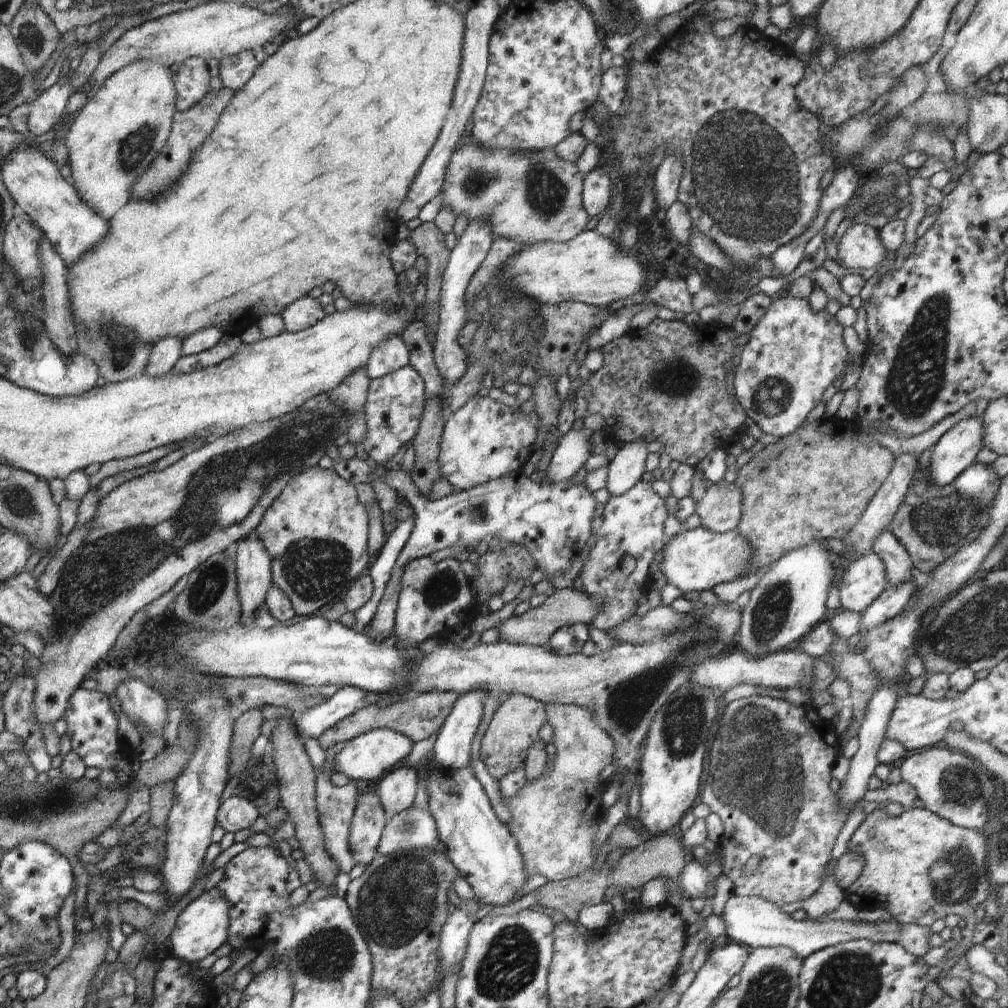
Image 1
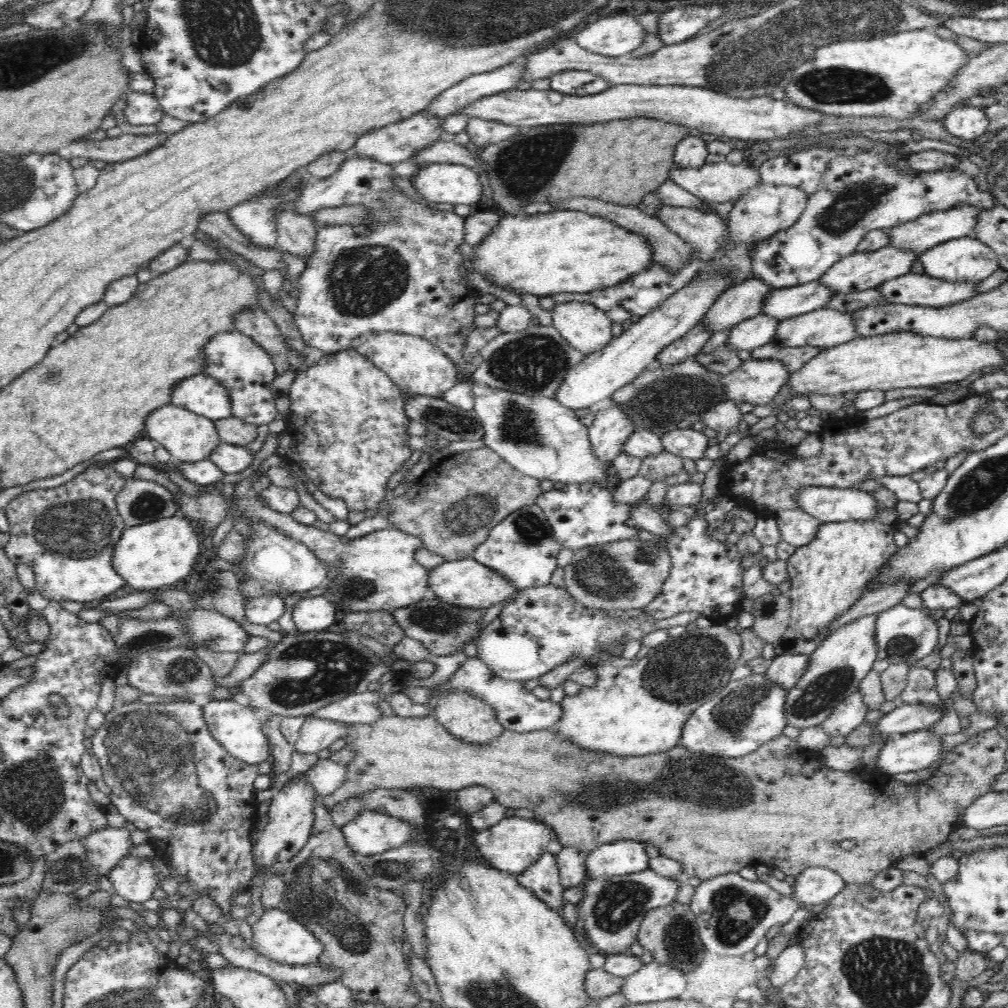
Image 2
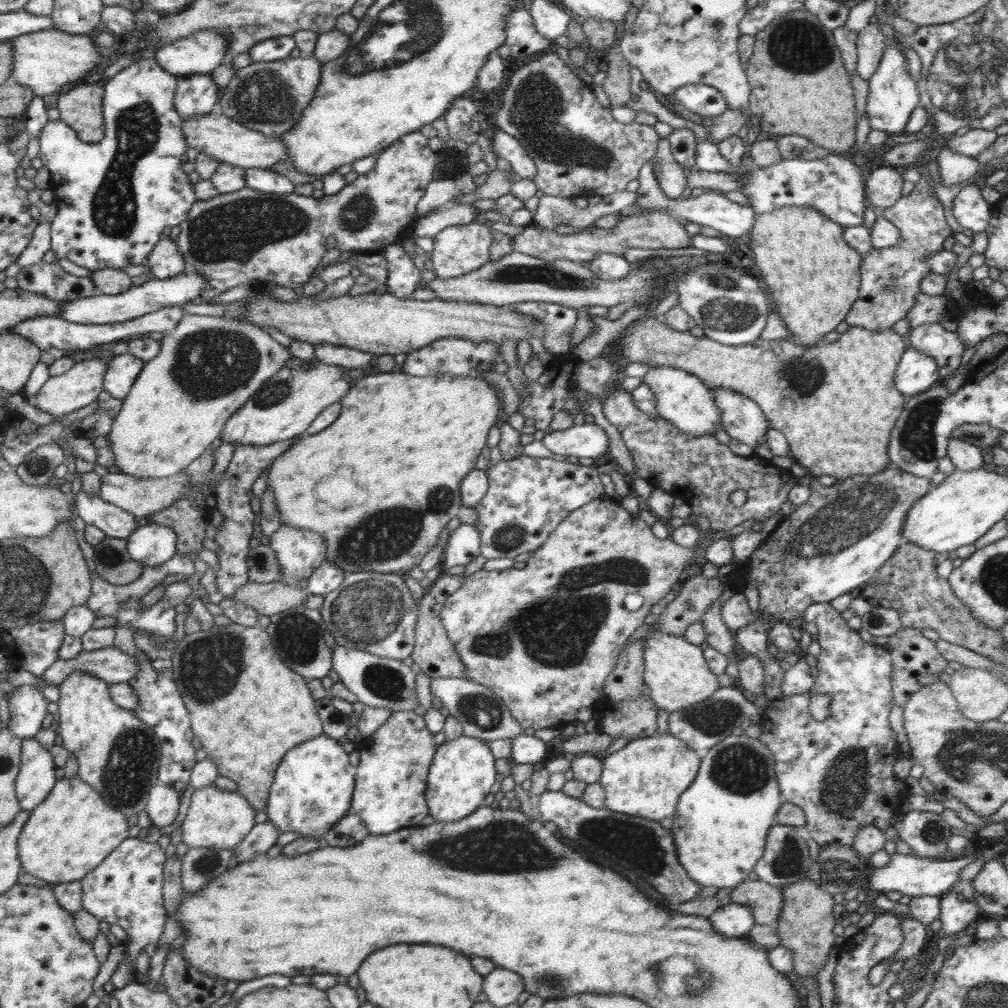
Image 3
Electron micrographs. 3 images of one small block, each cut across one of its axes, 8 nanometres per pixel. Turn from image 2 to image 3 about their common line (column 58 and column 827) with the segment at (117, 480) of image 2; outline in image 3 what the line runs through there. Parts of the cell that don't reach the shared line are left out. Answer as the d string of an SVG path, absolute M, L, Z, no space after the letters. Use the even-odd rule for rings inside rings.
M888 466L883 471L871 474L872 476L850 476L850 478L840 478L837 483L832 486L822 486L818 479L812 479L810 482L810 497L805 502L795 507L788 507L788 510L784 513L782 520L779 521L779 525L754 549L754 552L750 555L745 565L741 567L736 565L735 570L731 572L729 579L724 582L724 585L732 585L736 588L741 588L746 584L756 584L759 592L759 612L769 614L774 618L774 622L782 621L795 625L797 618L805 614L805 610L811 604L820 604L821 602L829 602L834 600L837 596L842 594L848 594L854 590L854 588L861 587L866 584L869 578L872 578L877 570L886 562L892 554L896 552L897 548L904 543L901 530L904 524L908 510L914 506L914 503L922 498L933 486L931 484L931 478L928 477L916 477L909 472L904 472L899 468L892 468Z

